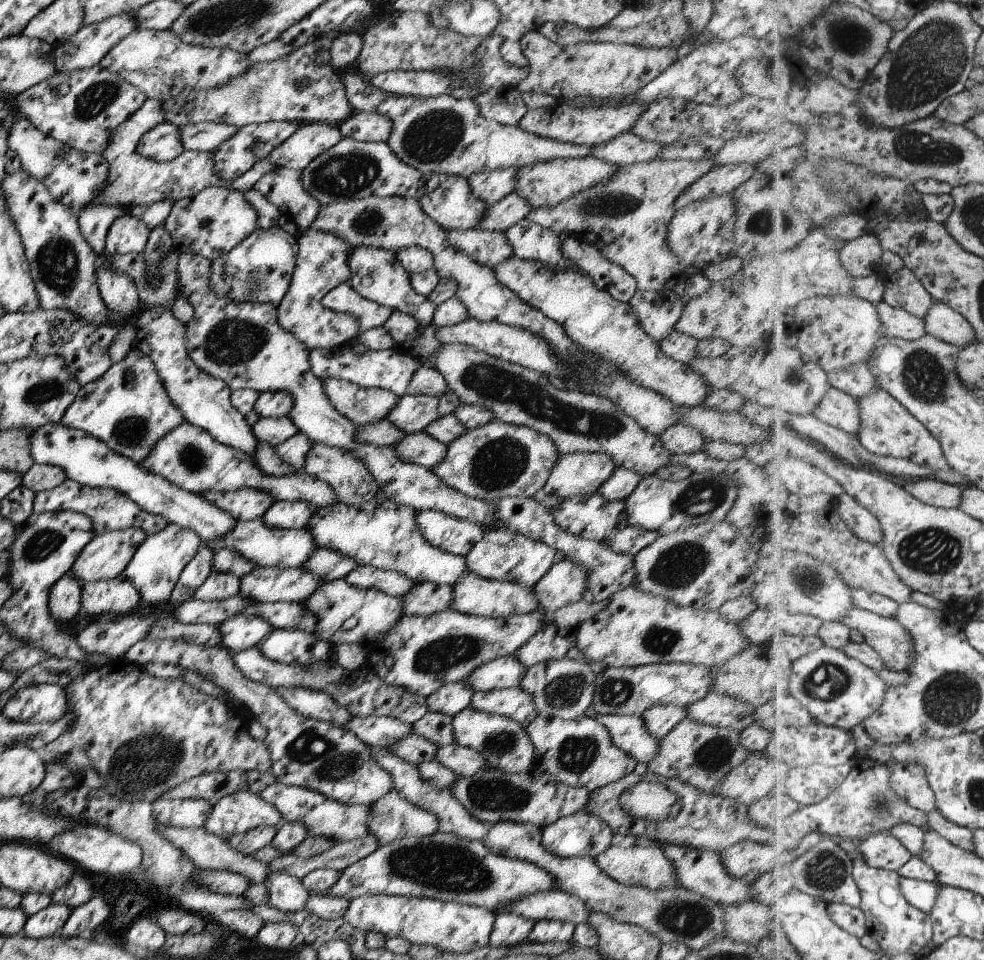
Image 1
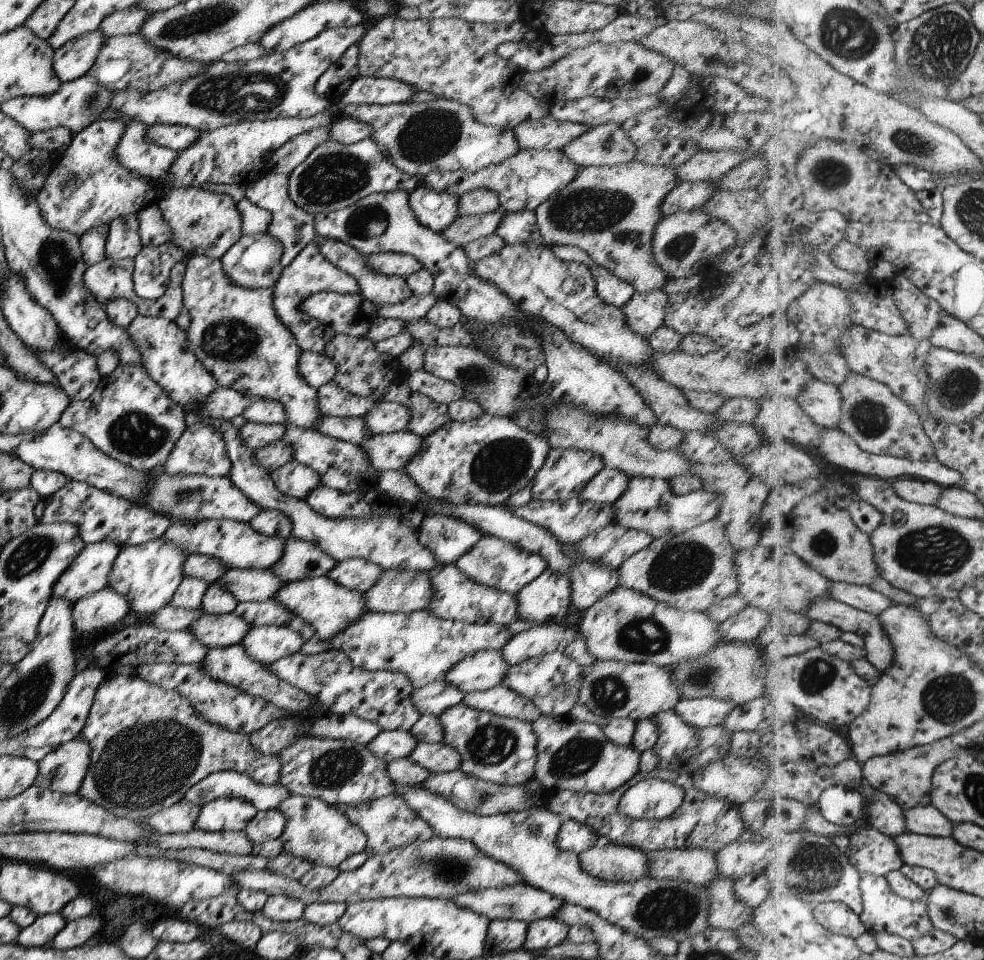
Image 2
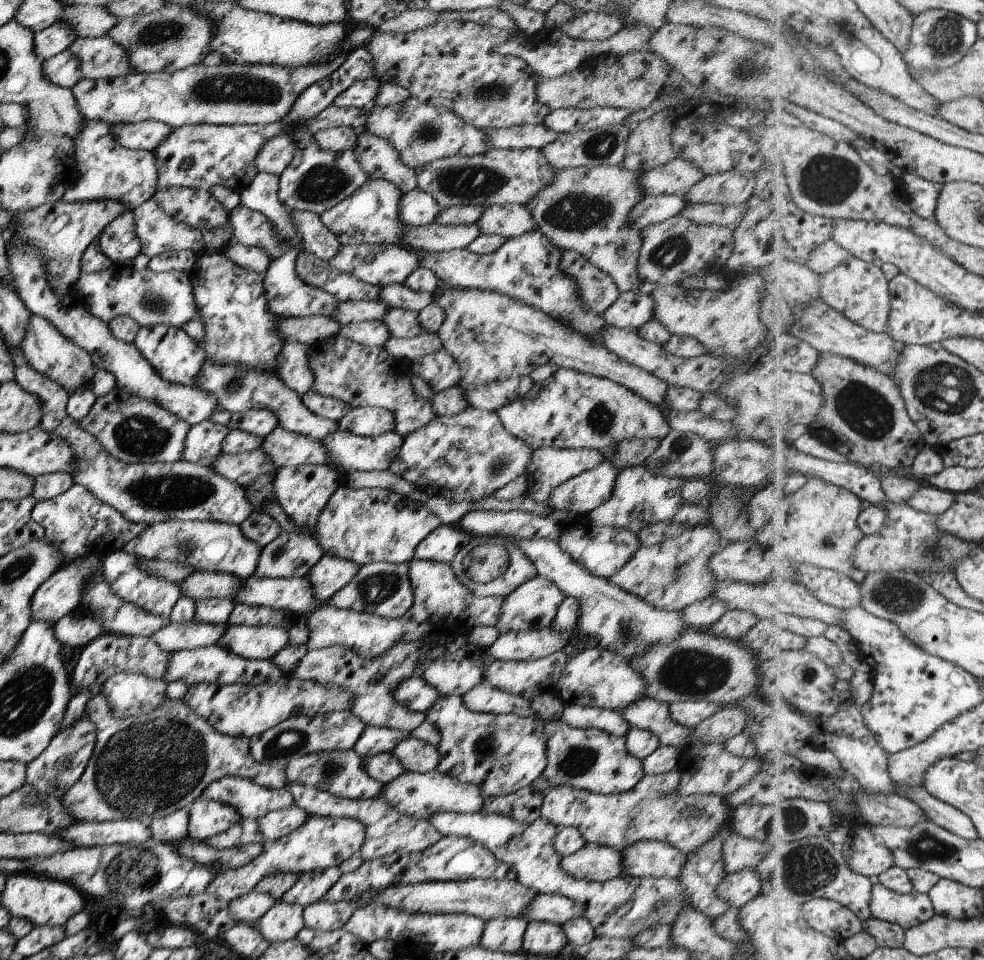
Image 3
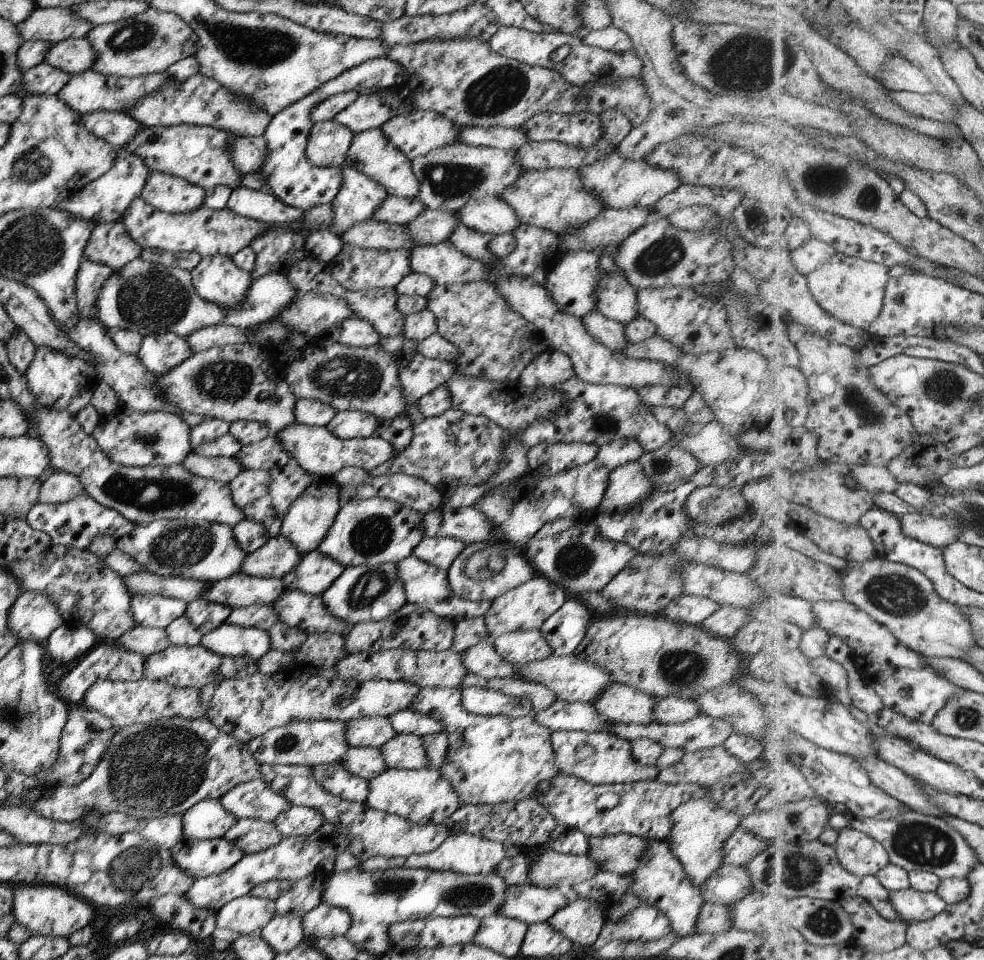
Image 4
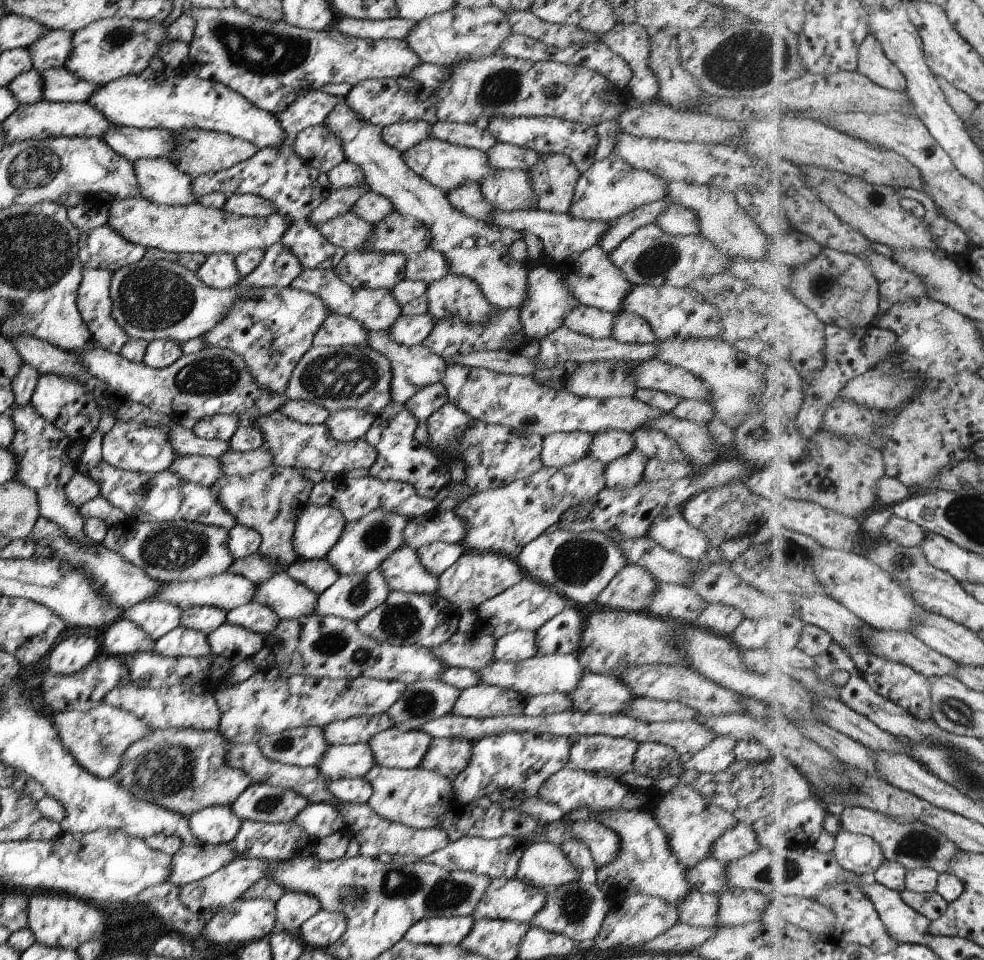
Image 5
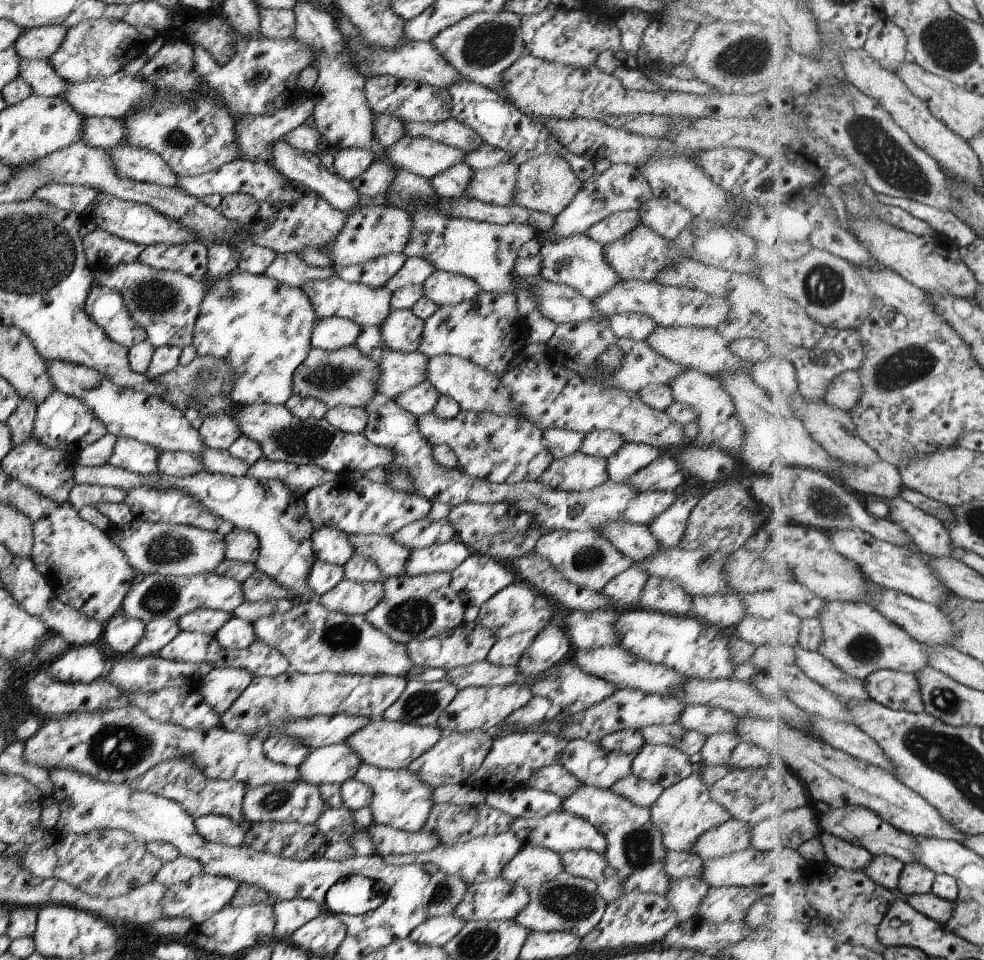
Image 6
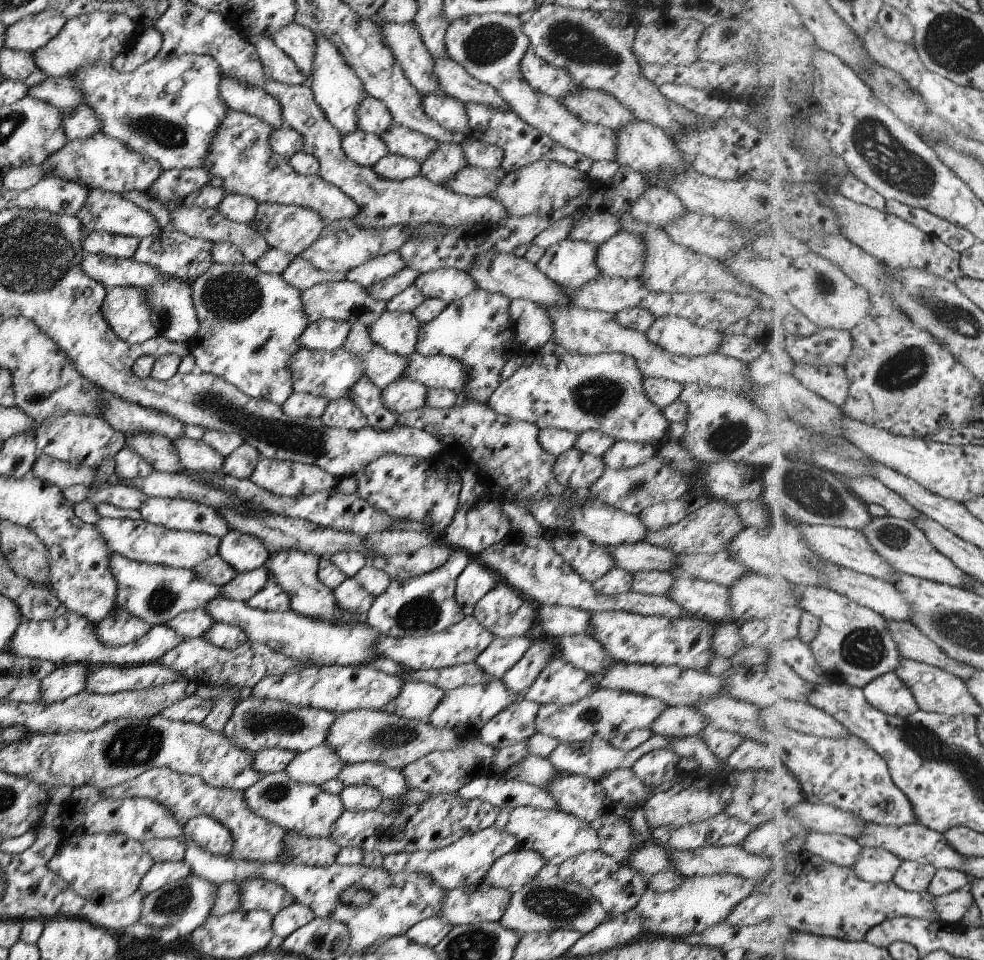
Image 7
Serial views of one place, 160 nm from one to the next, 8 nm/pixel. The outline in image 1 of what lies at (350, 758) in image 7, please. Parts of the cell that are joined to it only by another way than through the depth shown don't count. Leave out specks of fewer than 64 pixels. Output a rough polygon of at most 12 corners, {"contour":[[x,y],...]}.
{"contour":[[449,744],[433,756],[457,777],[483,771],[485,758],[473,748]]}

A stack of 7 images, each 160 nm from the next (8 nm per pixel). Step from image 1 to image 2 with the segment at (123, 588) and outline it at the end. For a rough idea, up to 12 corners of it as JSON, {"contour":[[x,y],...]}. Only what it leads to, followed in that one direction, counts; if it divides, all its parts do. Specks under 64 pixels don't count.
{"contour":[[108,585],[72,606],[73,631],[106,630],[130,612]]}

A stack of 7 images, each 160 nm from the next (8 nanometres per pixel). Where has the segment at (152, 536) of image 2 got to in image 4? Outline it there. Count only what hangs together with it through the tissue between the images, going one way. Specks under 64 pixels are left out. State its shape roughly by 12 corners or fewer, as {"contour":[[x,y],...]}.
{"contour":[[85,494],[35,503],[24,517],[50,545],[85,550],[132,522]]}

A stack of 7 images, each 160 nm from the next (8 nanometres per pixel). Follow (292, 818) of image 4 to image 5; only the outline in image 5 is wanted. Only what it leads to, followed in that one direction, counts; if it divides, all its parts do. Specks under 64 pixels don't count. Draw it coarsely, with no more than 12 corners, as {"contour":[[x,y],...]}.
{"contour":[[327,803],[307,805],[294,820],[313,841],[346,831]]}

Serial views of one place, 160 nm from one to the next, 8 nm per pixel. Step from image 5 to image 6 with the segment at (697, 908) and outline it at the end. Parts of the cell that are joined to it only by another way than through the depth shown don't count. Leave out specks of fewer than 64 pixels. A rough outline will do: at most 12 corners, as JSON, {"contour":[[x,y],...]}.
{"contour":[[697,877],[670,879],[664,897],[677,922],[696,916],[708,884]]}

